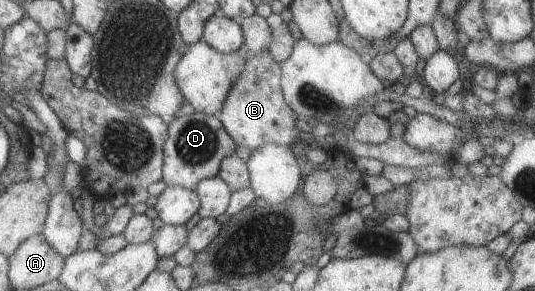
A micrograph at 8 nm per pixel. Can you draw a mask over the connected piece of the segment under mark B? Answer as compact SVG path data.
M260 51L242 61L242 69L232 81L220 111L216 115L222 128L238 147L249 150L264 144L290 145L301 137L300 130L294 125L297 116L284 103L280 89L280 64L276 63L268 51Z

